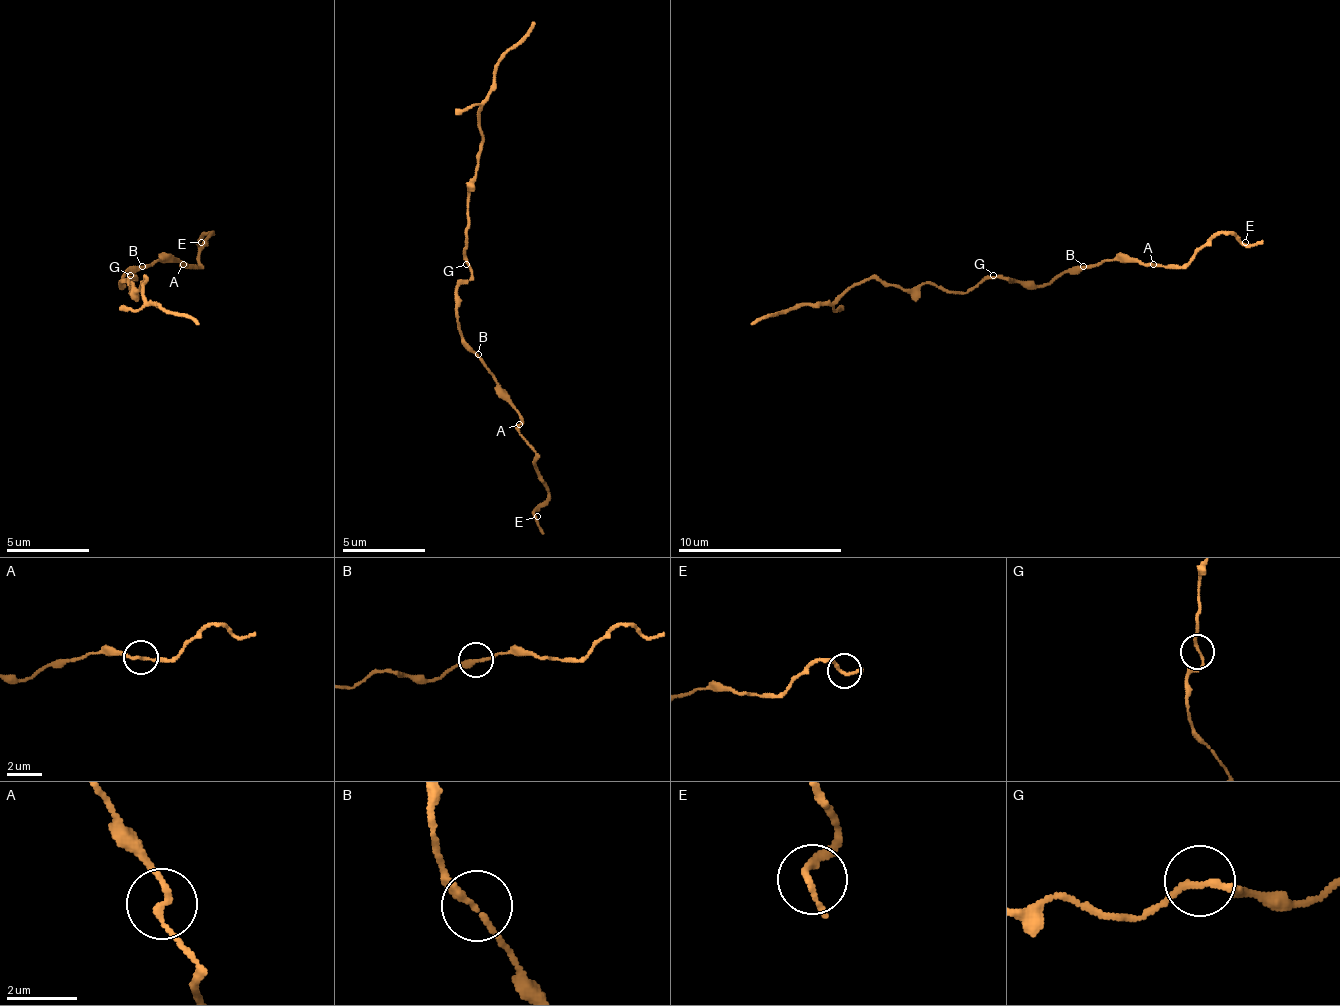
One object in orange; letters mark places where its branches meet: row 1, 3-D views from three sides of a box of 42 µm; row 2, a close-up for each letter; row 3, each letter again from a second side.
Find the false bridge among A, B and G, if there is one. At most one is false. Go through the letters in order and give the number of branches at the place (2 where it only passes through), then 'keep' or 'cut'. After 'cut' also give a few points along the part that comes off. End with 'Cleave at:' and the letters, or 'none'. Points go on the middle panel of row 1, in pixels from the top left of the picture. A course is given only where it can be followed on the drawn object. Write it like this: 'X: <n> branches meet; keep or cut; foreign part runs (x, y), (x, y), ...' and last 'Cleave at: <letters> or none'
A: 2 branches meet; cut; foreign part runs (520, 425), (549, 491), (549, 504), (537, 516), (541, 532)
B: 2 branches meet; keep
G: 2 branches meet; keep
Cleave at: A

